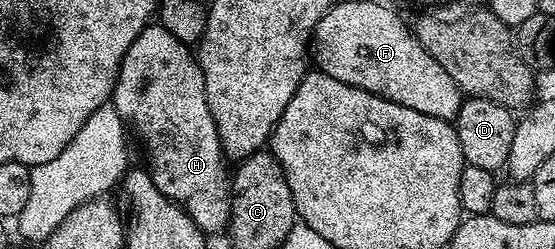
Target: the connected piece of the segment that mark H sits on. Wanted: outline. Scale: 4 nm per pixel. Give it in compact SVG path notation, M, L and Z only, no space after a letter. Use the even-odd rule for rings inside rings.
M157 22L147 24L146 29L136 38L136 42L128 46L128 54L124 54L120 62L112 103L122 121L133 131L134 128L138 131L138 136L146 147L147 162L145 163L148 165L152 182L156 182L156 190L160 190L160 194L164 194L174 203L181 204L201 232L225 233L230 223L232 176L228 168L226 172L228 157L222 151L220 134L212 118L212 110L208 110L204 74L202 67L198 65L195 49L180 42L180 38L176 38L173 34L168 34L168 30L164 30L161 24Z

